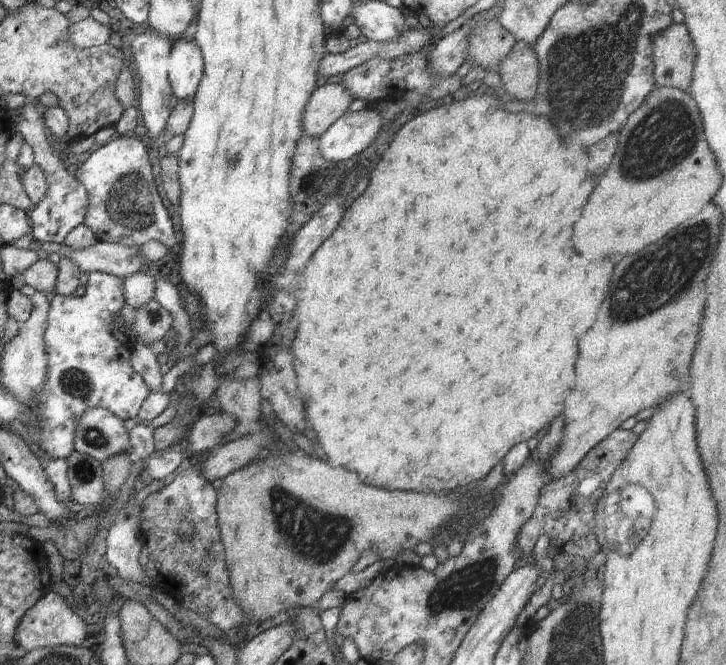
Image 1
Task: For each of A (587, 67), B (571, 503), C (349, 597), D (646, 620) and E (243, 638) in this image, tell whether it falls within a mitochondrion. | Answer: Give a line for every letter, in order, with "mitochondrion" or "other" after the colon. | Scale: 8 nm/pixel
A: mitochondrion
B: other
C: other
D: other
E: other

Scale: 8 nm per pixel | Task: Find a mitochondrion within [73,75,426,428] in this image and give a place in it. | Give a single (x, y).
(127, 199)

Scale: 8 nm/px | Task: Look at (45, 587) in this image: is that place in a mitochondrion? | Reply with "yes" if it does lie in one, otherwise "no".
no

